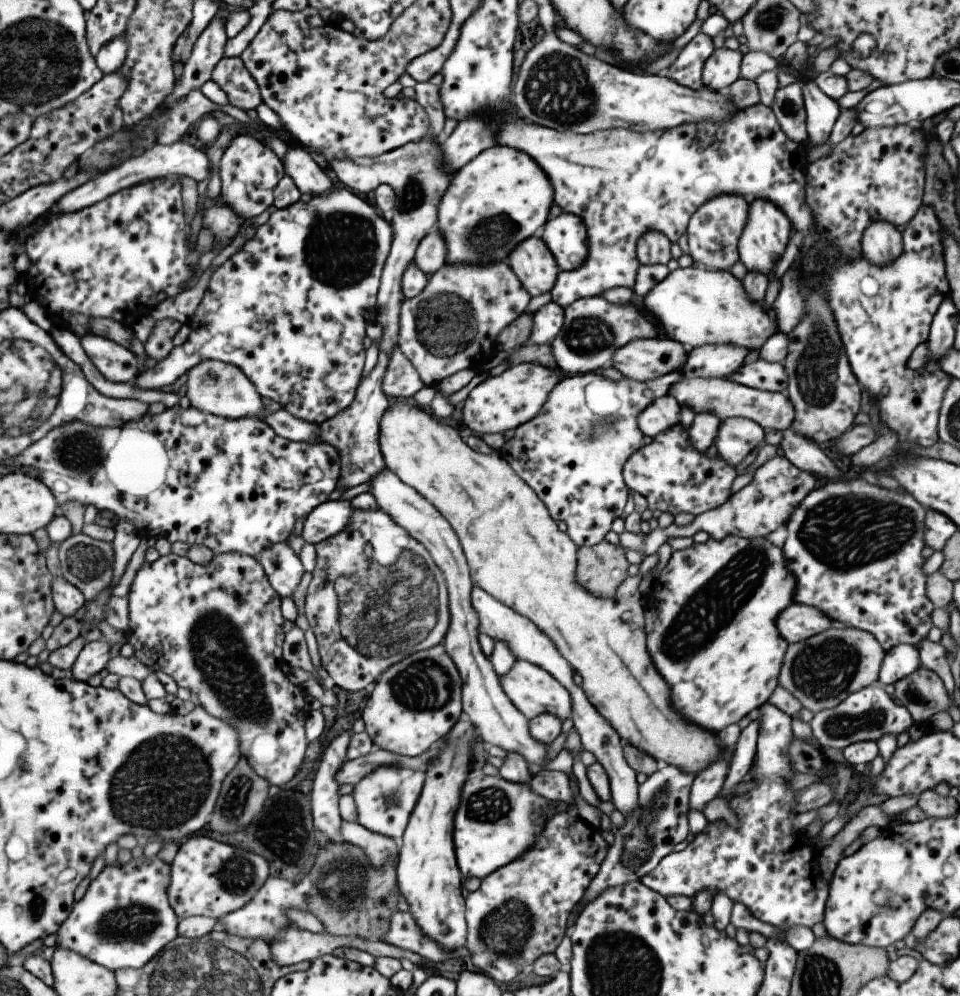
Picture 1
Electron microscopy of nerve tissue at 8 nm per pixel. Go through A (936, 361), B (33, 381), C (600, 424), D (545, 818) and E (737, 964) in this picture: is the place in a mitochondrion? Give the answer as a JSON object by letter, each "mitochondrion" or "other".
{"A":"other","B":"mitochondrion","C":"mitochondrion","D":"other","E":"other"}

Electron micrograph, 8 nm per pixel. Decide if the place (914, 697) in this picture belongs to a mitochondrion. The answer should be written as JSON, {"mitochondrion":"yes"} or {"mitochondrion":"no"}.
{"mitochondrion":"no"}

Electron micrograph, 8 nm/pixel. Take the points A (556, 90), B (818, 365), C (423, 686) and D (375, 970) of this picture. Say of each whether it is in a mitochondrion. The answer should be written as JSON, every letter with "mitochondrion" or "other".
{"A":"mitochondrion","B":"mitochondrion","C":"mitochondrion","D":"other"}

